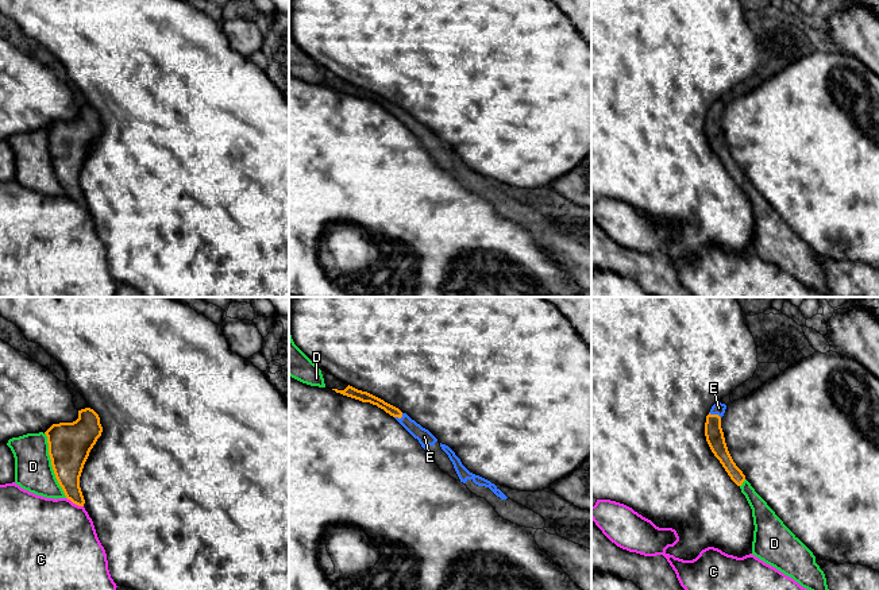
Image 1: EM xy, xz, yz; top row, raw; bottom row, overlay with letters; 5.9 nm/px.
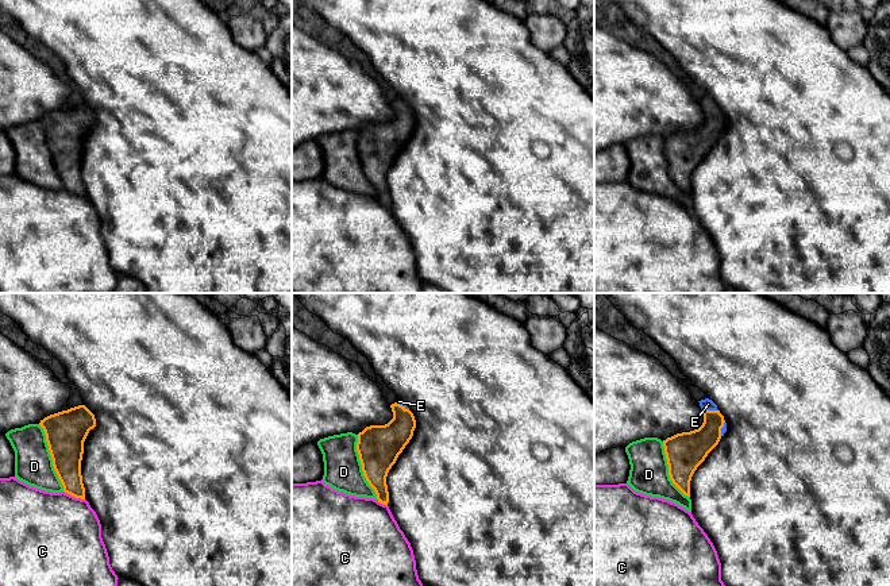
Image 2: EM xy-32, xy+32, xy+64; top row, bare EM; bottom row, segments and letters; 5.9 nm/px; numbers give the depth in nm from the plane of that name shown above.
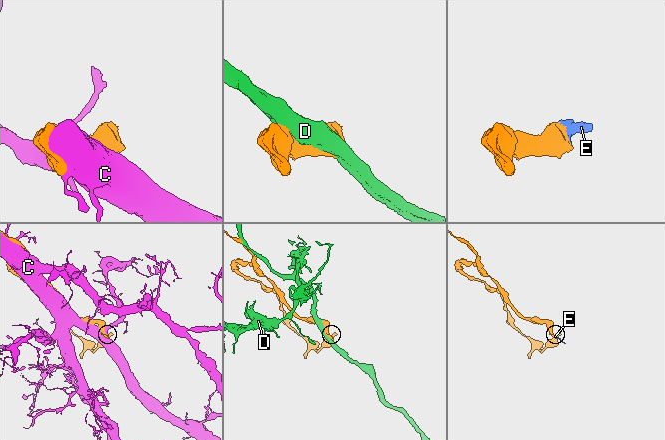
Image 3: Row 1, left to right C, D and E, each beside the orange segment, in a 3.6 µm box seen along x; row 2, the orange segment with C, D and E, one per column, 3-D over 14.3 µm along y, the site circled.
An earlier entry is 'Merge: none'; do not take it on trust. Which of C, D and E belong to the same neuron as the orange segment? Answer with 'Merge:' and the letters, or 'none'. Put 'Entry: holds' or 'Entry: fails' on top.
Entry: fails
Merge: E

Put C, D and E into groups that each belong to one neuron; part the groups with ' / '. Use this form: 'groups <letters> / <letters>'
groups C / D / E

